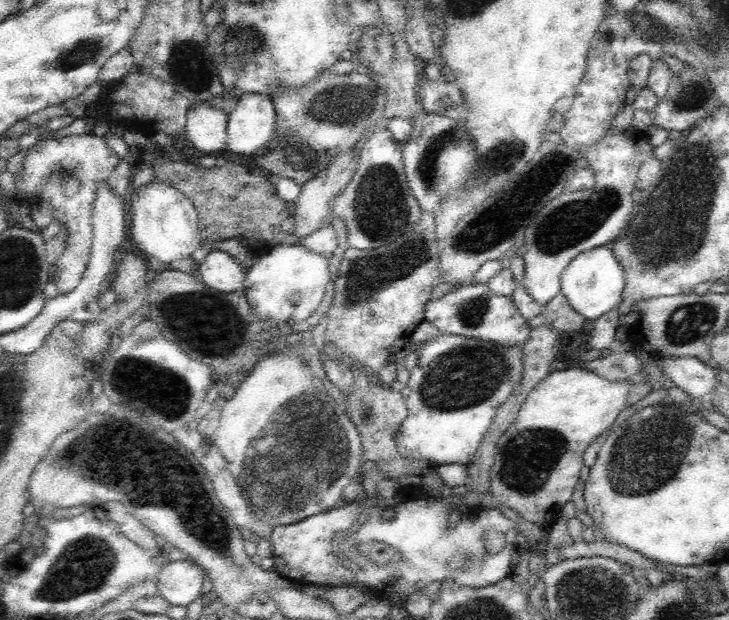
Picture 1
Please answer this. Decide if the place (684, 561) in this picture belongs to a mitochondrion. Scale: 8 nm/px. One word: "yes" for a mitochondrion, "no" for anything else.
no

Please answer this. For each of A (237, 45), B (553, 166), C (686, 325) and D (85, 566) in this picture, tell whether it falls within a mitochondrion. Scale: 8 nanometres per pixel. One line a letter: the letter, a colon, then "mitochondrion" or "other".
A: mitochondrion
B: mitochondrion
C: mitochondrion
D: mitochondrion

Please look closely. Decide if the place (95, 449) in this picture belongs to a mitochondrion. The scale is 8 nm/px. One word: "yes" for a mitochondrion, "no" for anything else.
yes

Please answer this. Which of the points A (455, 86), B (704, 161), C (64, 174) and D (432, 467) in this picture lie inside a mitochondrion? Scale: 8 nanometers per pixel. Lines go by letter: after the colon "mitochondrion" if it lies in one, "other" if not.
A: other
B: other
C: mitochondrion
D: other

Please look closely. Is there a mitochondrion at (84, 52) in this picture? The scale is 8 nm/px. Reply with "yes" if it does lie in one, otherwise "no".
yes

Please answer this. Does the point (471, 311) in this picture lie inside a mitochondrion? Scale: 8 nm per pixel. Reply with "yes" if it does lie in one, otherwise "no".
yes

